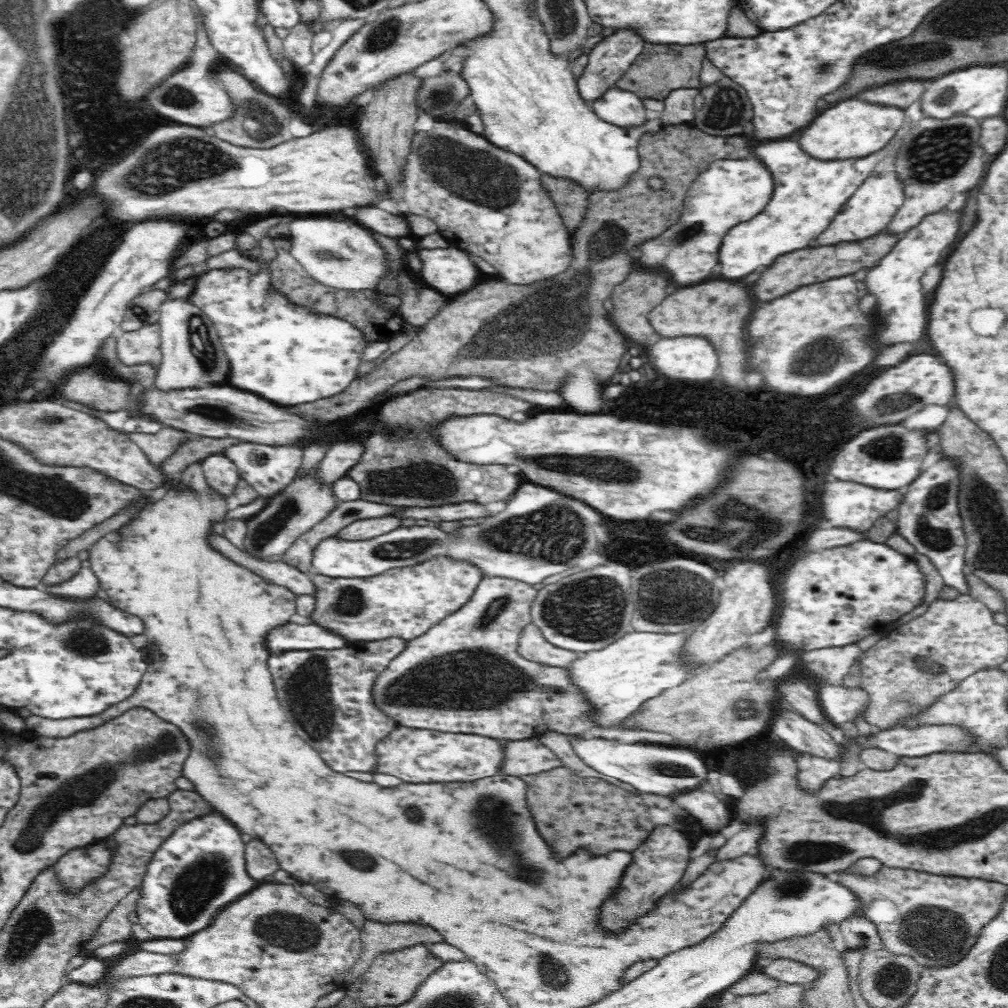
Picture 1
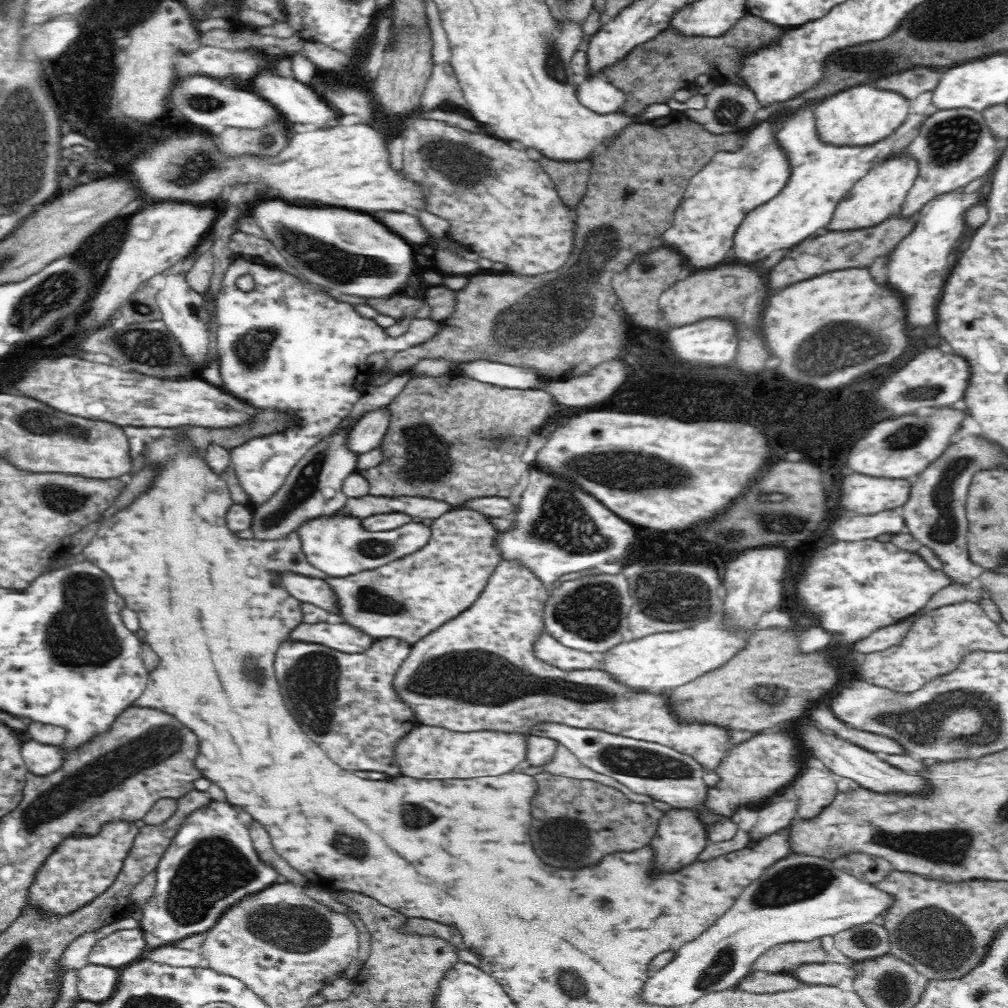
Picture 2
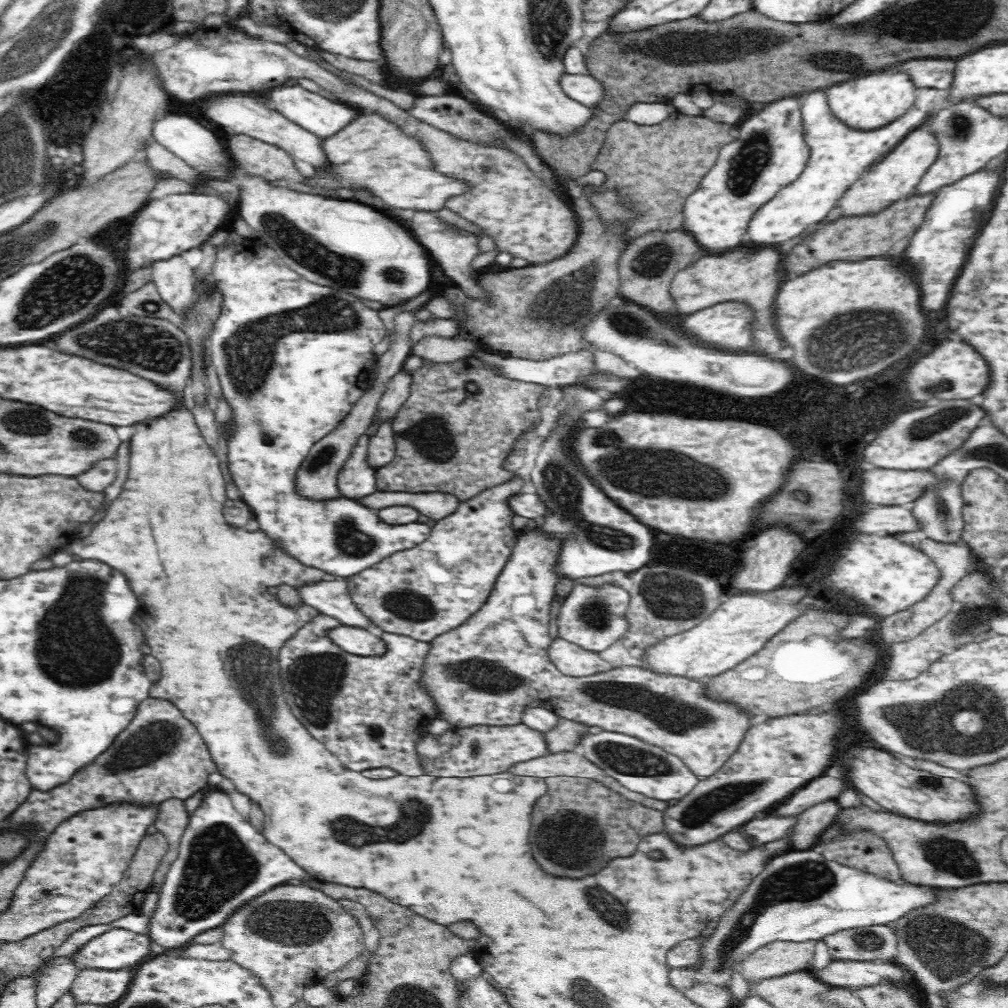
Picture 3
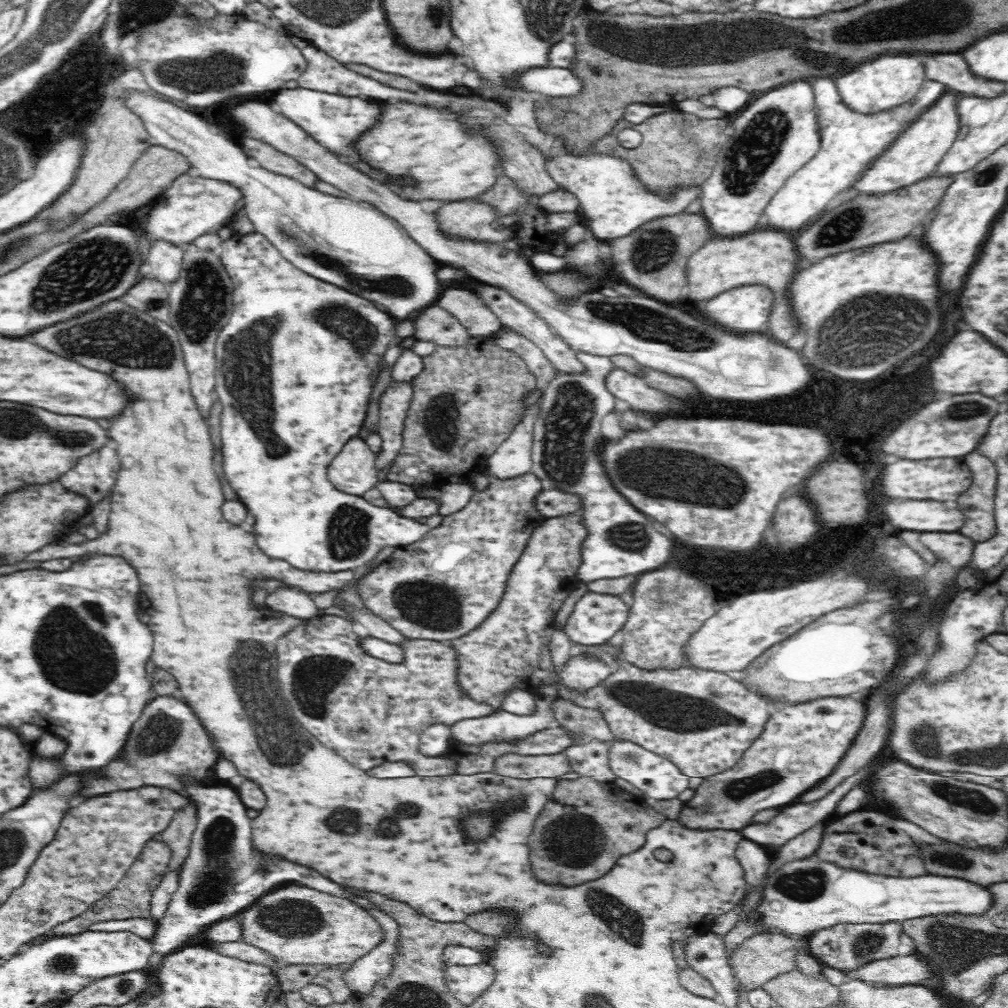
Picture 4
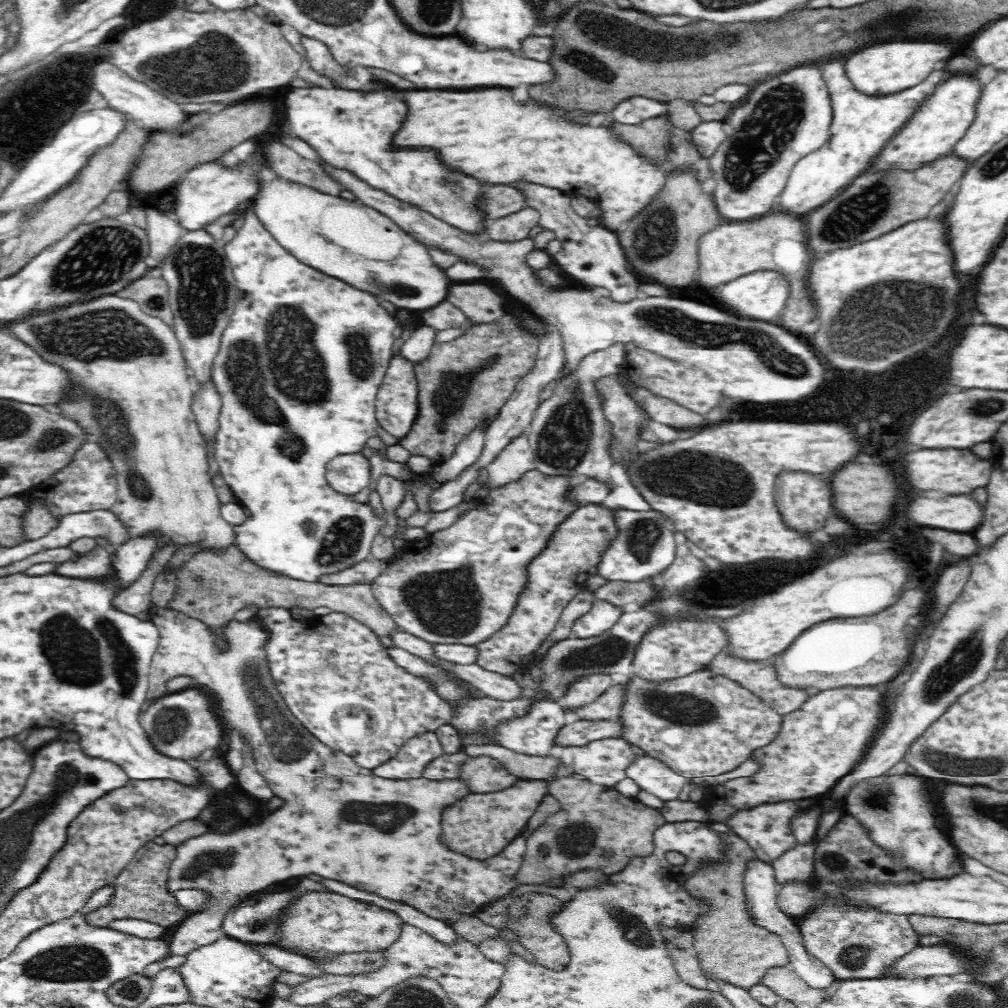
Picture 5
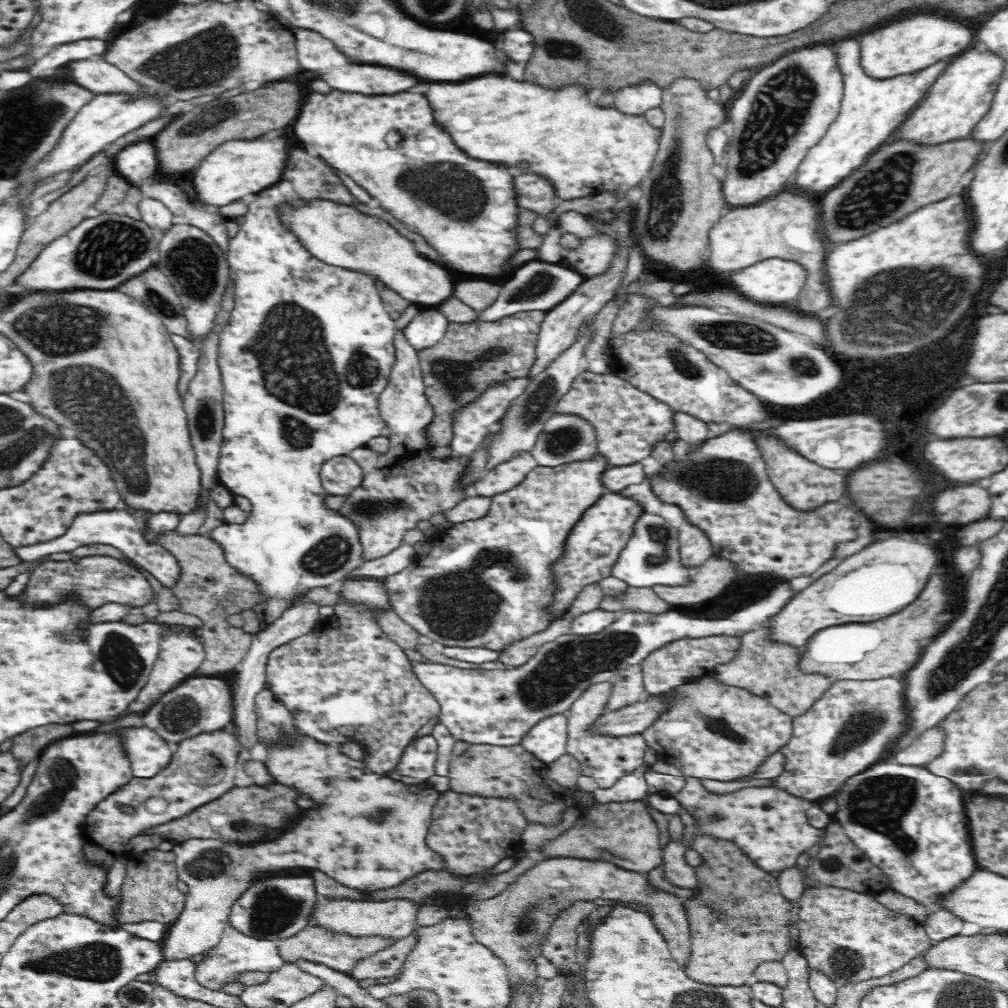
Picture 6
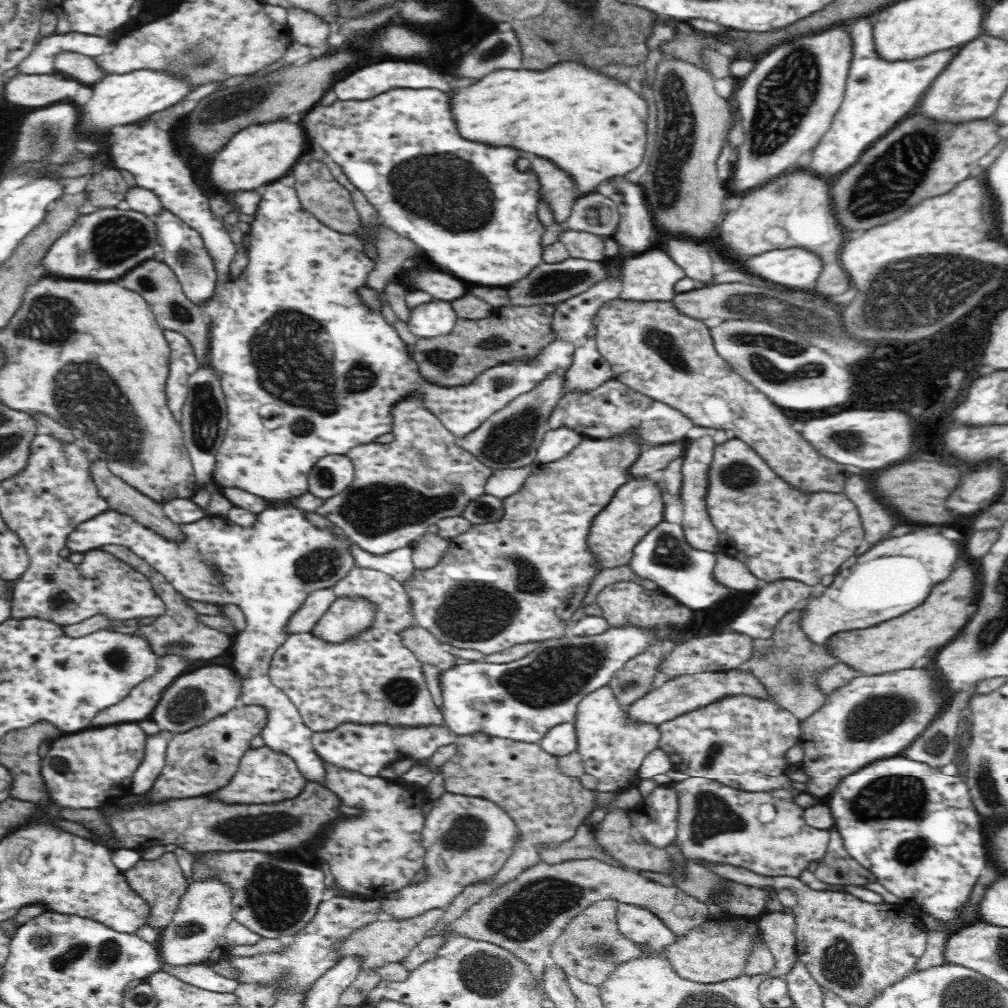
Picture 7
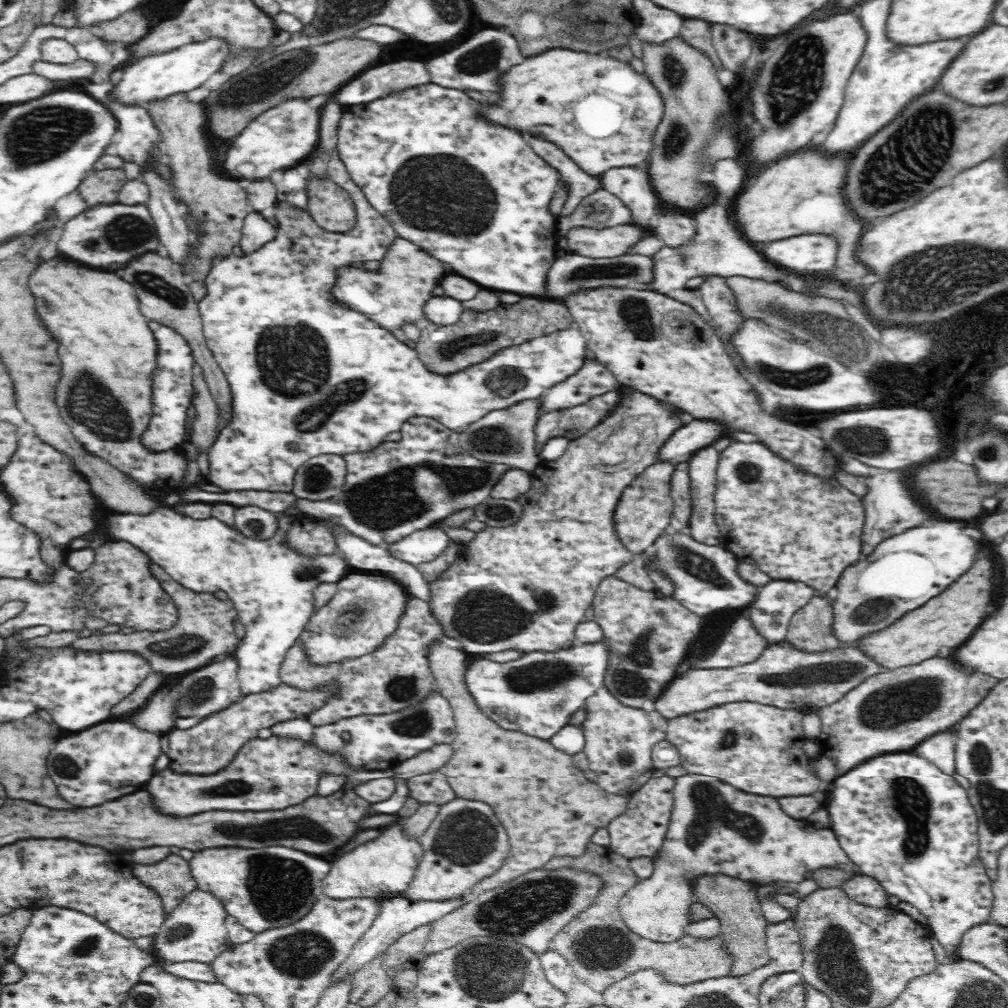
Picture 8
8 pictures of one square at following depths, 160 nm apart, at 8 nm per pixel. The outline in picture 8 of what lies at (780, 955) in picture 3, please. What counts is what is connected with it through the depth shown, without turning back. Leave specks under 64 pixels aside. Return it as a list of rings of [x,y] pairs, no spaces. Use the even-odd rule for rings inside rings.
[[[591,845],[584,851],[583,856],[556,858],[554,864],[562,864],[562,868],[574,868],[602,877],[604,890],[599,892],[594,904],[566,924],[549,946],[569,961],[569,969],[572,969],[569,972],[576,972],[575,975],[596,992],[602,994],[611,984],[640,969],[654,969],[664,979],[670,980],[670,983],[679,985],[722,978],[730,974],[734,955],[726,949],[725,940],[721,938],[720,933],[706,940],[684,934],[672,943],[658,943],[642,939],[626,927],[619,913],[619,903],[639,879],[630,869],[629,860],[612,852],[609,847]]]

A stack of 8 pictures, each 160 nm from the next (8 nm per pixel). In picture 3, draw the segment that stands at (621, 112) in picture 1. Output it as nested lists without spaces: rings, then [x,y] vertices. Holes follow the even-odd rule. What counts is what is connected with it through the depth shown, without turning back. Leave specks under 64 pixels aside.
[[[566,73],[562,76],[561,85],[572,100],[591,108],[600,106],[606,98],[606,87],[594,75]]]

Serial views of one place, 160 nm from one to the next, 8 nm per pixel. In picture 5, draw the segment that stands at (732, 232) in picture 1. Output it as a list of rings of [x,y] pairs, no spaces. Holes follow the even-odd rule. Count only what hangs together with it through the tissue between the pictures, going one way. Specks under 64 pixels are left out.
[[[843,58],[824,62],[826,64],[822,64],[821,71],[833,108],[830,136],[817,151],[810,152],[792,167],[786,186],[779,194],[780,208],[784,213],[793,212],[804,216],[850,186],[852,180],[870,166],[886,143],[912,118],[922,102],[936,90],[936,86],[948,78],[946,70],[933,70],[921,83],[902,90],[902,96],[890,96],[890,100],[862,100],[862,96],[858,96],[858,92],[850,92],[850,84],[846,84]]]

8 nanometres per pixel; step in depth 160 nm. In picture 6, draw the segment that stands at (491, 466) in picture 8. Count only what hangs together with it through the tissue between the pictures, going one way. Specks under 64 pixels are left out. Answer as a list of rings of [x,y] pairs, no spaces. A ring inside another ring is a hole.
[[[402,331],[395,334],[394,344],[396,362],[390,373],[388,388],[379,398],[380,415],[390,429],[389,450],[382,454],[366,446],[349,454],[362,468],[363,480],[360,486],[344,496],[342,506],[335,511],[358,526],[362,558],[366,561],[390,554],[405,543],[405,533],[415,529],[420,520],[429,520],[433,514],[445,514],[473,494],[472,484],[463,486],[460,483],[462,476],[470,469],[472,456],[431,456],[434,447],[426,443],[426,430],[435,414],[425,394],[418,350],[408,342]],[[350,575],[337,592],[340,602],[333,605],[333,615],[321,618],[312,631],[278,645],[269,654],[265,666],[266,686],[294,715],[295,724],[304,735],[330,744],[358,740],[366,750],[365,765],[380,776],[389,776],[393,771],[390,768],[395,769],[414,734],[426,726],[428,720],[440,715],[440,705],[414,674],[413,663],[404,653],[405,649],[390,640],[377,622],[378,612],[393,608],[389,592],[385,590],[385,579]]]

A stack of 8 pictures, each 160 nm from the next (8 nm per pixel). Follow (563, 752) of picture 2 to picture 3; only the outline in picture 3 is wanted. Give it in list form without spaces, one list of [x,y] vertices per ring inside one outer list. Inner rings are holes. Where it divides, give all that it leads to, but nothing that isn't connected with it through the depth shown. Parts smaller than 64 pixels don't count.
[[[577,749],[572,751],[562,751],[556,754],[546,754],[526,762],[518,762],[512,768],[508,768],[510,773],[516,775],[528,775],[531,777],[552,778],[556,776],[584,777],[602,783],[606,788],[619,792],[623,797],[644,807],[656,808],[662,811],[670,806],[667,802],[642,796],[637,792],[628,790],[622,786],[615,778],[608,776],[601,768],[586,760]]]

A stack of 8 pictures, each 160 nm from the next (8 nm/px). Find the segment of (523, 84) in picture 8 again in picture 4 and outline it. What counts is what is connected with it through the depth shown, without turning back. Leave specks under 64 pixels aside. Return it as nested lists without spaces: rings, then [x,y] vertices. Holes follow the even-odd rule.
[[[410,102],[388,104],[380,122],[356,142],[356,148],[370,166],[379,168],[385,174],[390,174],[392,178],[394,176],[412,176],[416,180],[416,188],[400,186],[400,192],[404,192],[410,200],[415,202],[474,198],[474,196],[481,195],[482,192],[486,192],[487,188],[494,187],[498,175],[502,172],[499,146],[495,142],[492,146],[484,136],[470,134],[458,122],[458,116],[448,110],[418,106],[418,104],[410,104]],[[590,152],[586,154],[566,154],[550,157],[544,155],[544,167],[548,175],[560,188],[572,192],[580,200],[580,216],[586,216],[586,224],[592,228],[598,239],[611,241],[630,234],[642,224],[658,219],[658,216],[670,216],[685,210],[686,206],[699,198],[701,185],[694,192],[678,192],[674,200],[654,200],[638,188],[638,180],[630,176],[630,163],[621,156],[607,152]]]

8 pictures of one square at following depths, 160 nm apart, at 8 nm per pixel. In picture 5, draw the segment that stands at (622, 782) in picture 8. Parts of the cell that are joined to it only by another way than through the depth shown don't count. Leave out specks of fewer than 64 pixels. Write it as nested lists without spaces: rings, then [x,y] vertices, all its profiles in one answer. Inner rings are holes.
[[[590,674],[582,676],[566,688],[565,695],[556,703],[556,708],[577,711],[580,707],[595,701],[608,687],[612,686],[610,674]],[[623,737],[592,741],[579,747],[556,745],[551,750],[551,755],[563,760],[574,773],[582,774],[586,780],[603,787],[618,784],[618,781],[627,776],[627,766],[638,758],[632,751],[632,744]]]

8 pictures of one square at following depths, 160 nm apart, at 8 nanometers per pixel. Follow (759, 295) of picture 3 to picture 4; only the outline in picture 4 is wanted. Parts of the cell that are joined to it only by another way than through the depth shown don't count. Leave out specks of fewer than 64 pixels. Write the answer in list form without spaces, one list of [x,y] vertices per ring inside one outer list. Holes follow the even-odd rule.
[[[776,230],[776,232],[746,232],[738,238],[710,238],[704,246],[698,248],[687,262],[686,279],[688,290],[685,298],[692,300],[708,300],[714,298],[730,288],[742,287],[744,284],[761,284],[773,292],[773,307],[771,308],[768,332],[778,342],[788,342],[794,338],[797,324],[795,324],[793,308],[786,284],[798,272],[798,256],[794,250],[794,236],[790,232]],[[786,234],[786,236],[784,236]],[[790,306],[790,308],[788,308]]]

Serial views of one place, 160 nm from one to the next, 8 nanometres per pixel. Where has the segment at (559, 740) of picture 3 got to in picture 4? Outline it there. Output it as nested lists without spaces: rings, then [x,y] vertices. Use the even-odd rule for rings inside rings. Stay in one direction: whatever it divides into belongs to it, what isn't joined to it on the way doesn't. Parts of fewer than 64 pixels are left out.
[[[558,696],[551,707],[554,711],[555,724],[563,726],[578,738],[578,743],[600,740],[602,742],[622,741],[616,738],[605,718],[597,708],[584,708],[573,704],[571,700]]]

